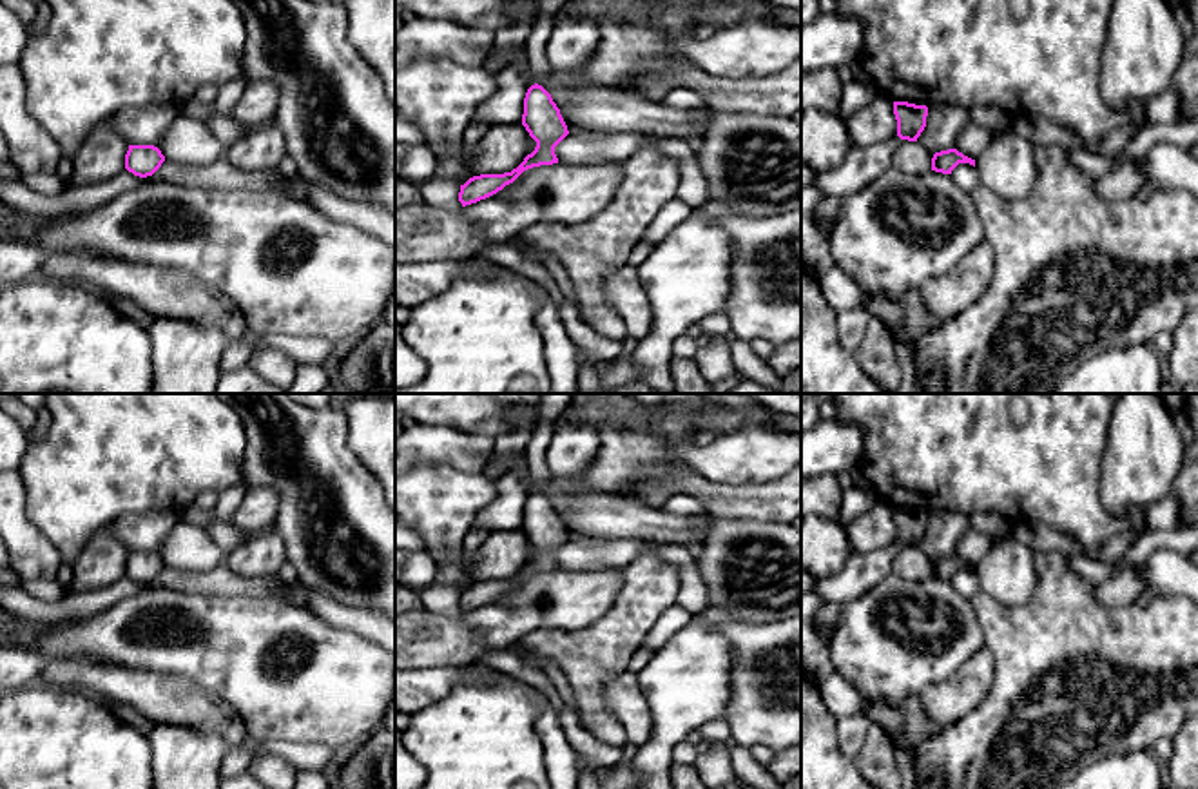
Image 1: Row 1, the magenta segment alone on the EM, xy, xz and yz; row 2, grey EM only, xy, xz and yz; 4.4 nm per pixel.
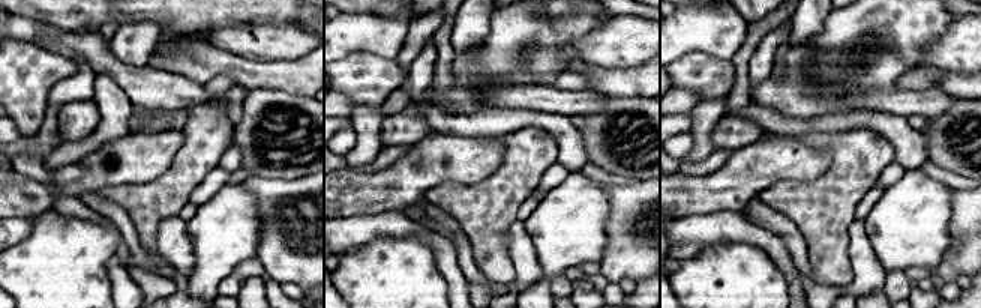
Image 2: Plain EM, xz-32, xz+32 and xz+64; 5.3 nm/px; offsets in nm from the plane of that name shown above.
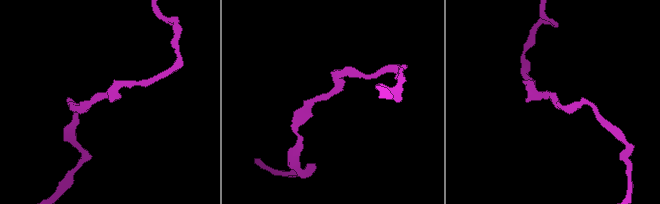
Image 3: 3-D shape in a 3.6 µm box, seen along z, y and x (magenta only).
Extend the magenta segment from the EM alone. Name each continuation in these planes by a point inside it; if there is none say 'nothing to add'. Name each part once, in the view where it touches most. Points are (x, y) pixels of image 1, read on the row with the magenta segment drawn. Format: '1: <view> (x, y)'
1: xz (539, 38)

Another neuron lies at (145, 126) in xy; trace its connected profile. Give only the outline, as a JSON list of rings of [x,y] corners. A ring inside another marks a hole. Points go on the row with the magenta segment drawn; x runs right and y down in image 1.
[[[147,105],[123,109],[111,116],[109,122],[129,141],[129,145],[158,147],[179,112],[181,107],[178,105]]]

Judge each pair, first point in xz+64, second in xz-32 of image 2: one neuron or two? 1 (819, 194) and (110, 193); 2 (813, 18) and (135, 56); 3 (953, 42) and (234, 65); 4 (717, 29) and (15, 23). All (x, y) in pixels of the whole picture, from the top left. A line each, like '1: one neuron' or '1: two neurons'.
1: one neuron
2: one neuron
3: two neurons
4: one neuron

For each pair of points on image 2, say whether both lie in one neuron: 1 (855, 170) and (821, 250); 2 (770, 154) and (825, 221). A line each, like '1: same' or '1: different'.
1: same
2: different

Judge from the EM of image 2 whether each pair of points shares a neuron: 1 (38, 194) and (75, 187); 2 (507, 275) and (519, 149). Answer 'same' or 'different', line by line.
1: same
2: same

